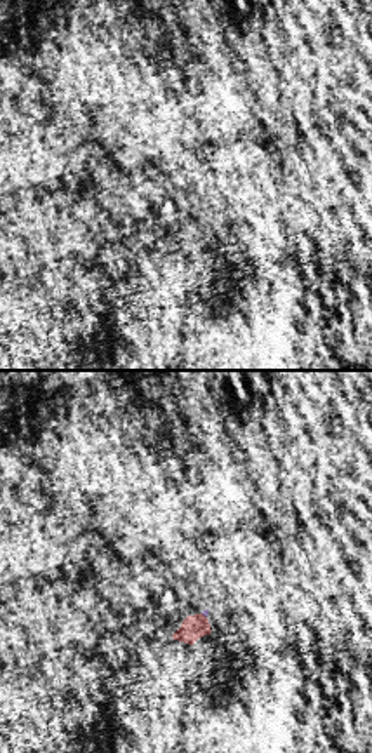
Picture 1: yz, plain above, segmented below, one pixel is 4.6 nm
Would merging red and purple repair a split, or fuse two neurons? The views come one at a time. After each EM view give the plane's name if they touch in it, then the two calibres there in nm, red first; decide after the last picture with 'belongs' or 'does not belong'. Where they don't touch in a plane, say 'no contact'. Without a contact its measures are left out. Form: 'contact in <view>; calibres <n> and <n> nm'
contact in yz; calibres 110 and 30 nm

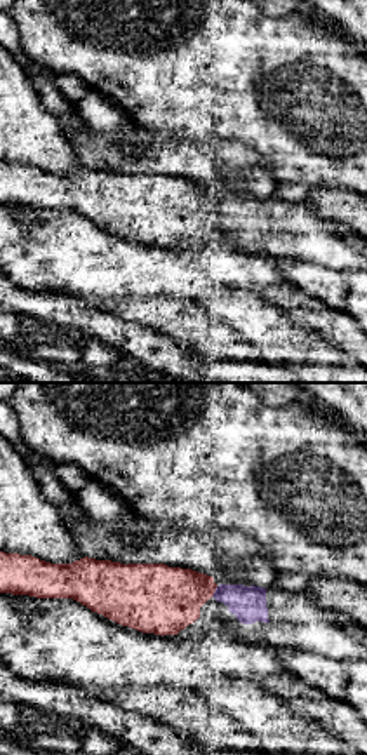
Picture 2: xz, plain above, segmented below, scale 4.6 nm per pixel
contact in xz; calibres 320 and 160 nm

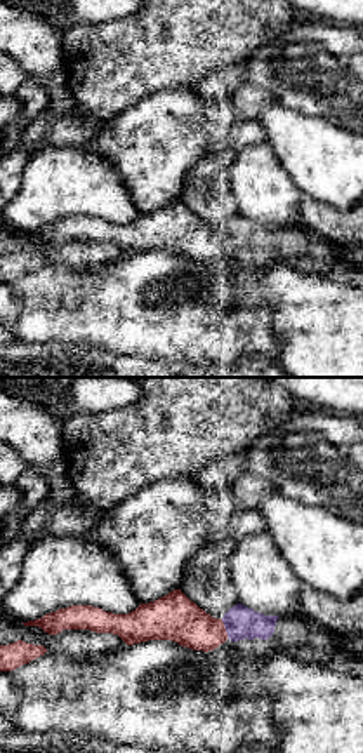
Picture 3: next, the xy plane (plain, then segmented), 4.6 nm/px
contact in xy; calibres 220 and 150 nm

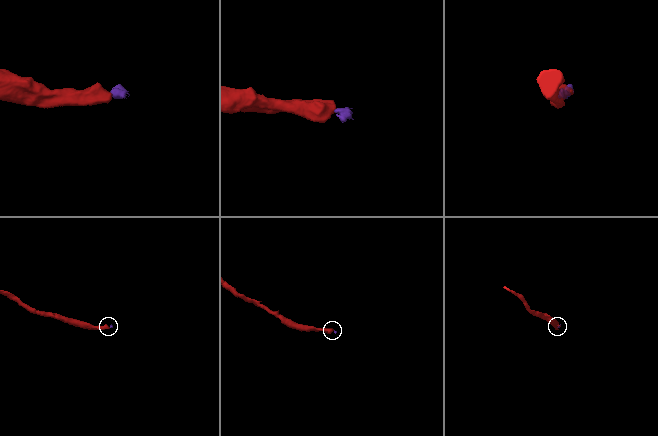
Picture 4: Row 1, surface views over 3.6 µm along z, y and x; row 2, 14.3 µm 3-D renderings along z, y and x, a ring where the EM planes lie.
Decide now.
belongs

